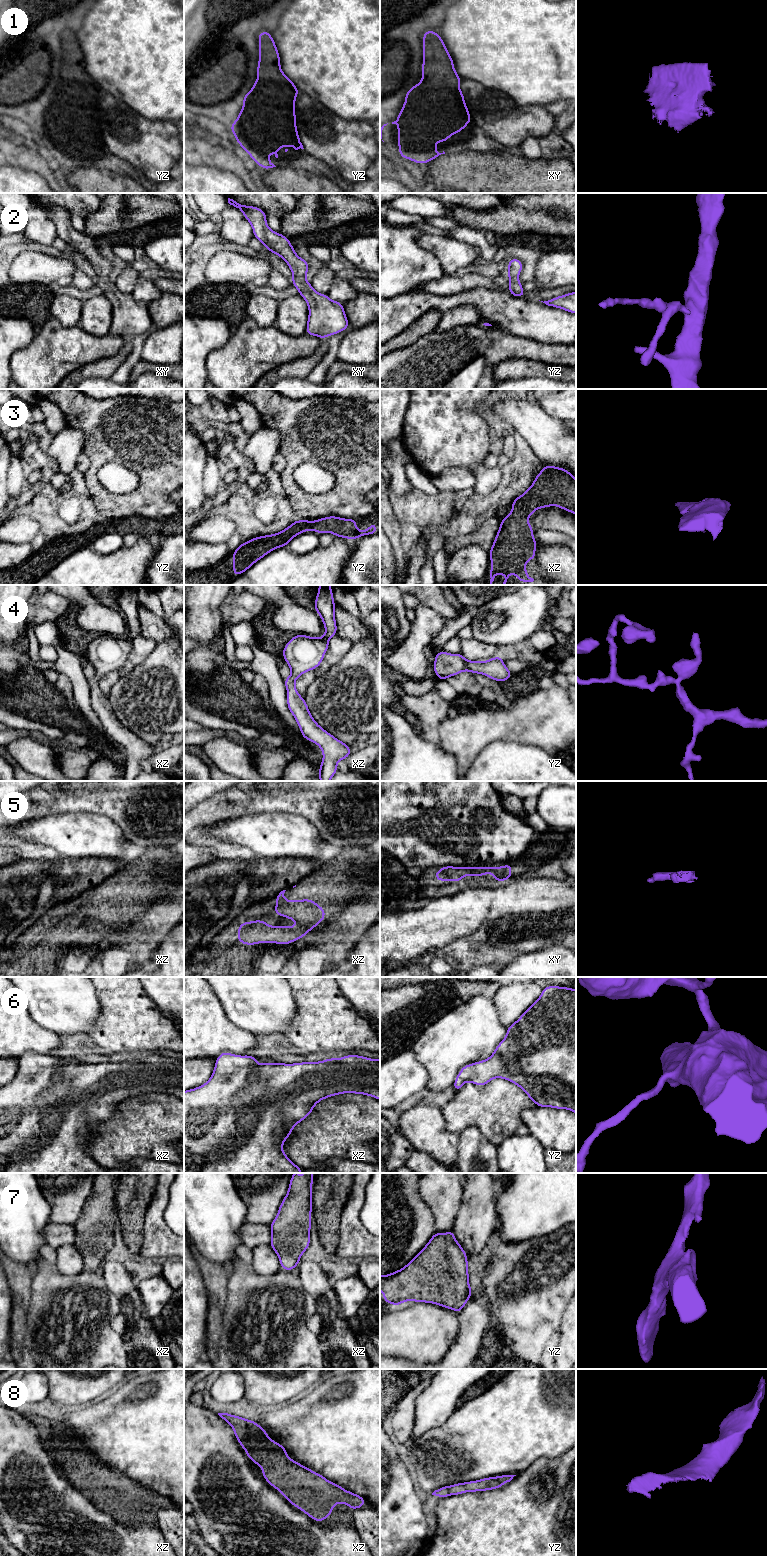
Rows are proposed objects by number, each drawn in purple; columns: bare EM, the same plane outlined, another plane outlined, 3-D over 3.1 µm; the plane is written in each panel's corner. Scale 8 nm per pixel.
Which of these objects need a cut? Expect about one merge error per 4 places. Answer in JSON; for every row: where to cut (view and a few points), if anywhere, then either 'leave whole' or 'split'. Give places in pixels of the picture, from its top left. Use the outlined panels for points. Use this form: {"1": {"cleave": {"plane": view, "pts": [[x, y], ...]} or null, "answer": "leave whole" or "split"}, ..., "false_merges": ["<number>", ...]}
{"1": {"cleave": null, "answer": "leave whole"}, "2": {"cleave": null, "answer": "leave whole"}, "3": {"cleave": null, "answer": "leave whole"}, "4": {"cleave": null, "answer": "leave whole"}, "5": {"cleave": null, "answer": "leave whole"}, "6": {"cleave": null, "answer": "leave whole"}, "7": {"cleave": null, "answer": "leave whole"}, "8": {"cleave": null, "answer": "leave whole"}, "false_merges": []}

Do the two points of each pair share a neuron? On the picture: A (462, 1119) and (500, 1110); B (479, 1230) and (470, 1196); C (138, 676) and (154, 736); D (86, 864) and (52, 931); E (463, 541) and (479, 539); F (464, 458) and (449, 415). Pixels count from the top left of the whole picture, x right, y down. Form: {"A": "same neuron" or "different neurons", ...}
{"A": "same neuron", "B": "same neuron", "C": "same neuron", "D": "different neurons", "E": "same neuron", "F": "same neuron"}

